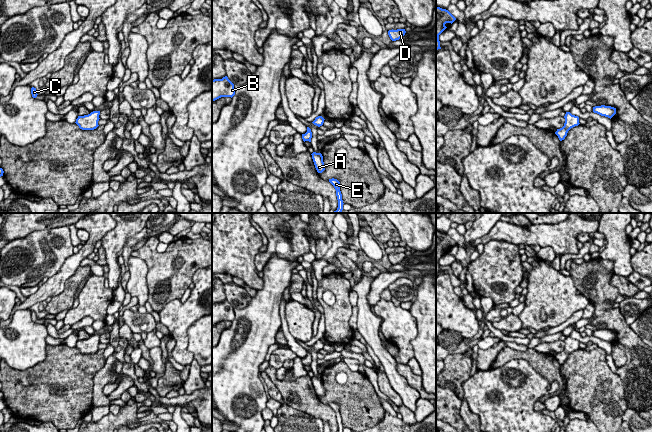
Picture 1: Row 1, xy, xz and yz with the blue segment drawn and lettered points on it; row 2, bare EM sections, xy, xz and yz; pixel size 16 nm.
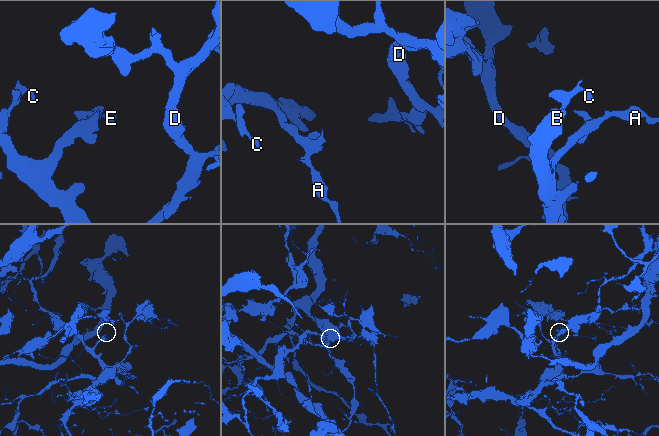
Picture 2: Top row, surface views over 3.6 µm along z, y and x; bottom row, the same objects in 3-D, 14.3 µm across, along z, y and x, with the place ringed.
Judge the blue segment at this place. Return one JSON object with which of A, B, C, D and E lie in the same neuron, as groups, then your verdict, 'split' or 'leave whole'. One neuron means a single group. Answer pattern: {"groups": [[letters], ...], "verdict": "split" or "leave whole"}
{"groups": [["A", "B", "C", "D", "E"]], "verdict": "leave whole"}

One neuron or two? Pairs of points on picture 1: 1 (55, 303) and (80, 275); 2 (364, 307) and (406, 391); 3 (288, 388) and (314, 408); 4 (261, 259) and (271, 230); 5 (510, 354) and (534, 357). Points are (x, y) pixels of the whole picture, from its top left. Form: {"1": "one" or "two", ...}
{"1": "one", "2": "one", "3": "one", "4": "one", "5": "one"}

